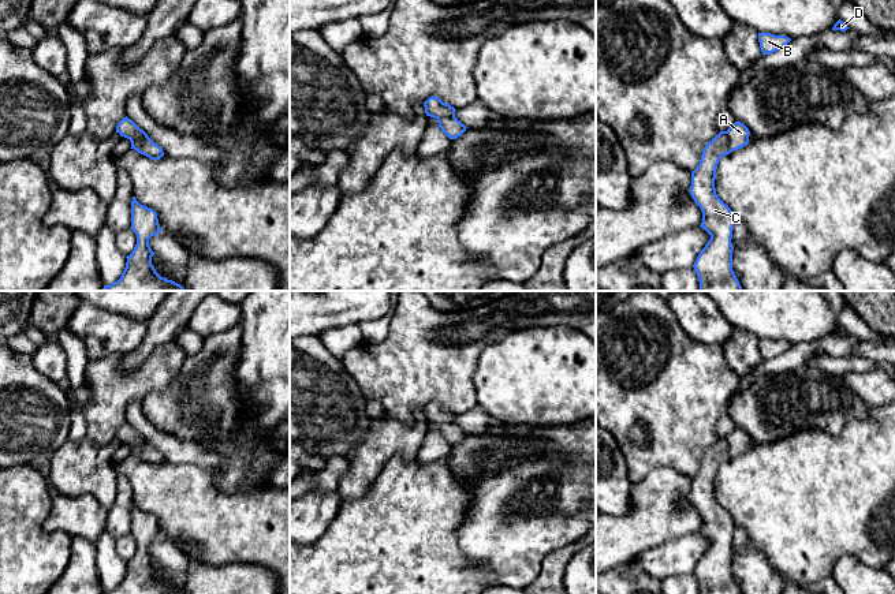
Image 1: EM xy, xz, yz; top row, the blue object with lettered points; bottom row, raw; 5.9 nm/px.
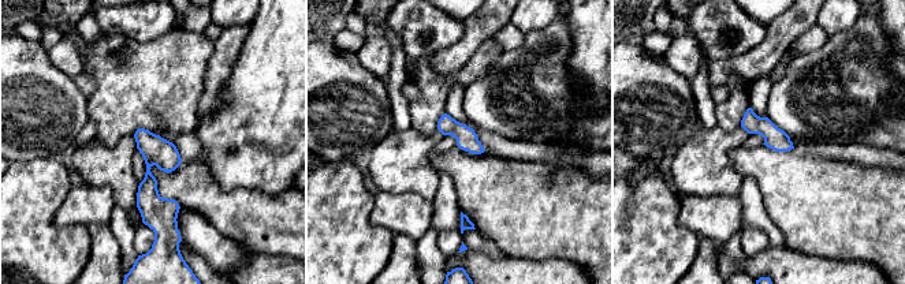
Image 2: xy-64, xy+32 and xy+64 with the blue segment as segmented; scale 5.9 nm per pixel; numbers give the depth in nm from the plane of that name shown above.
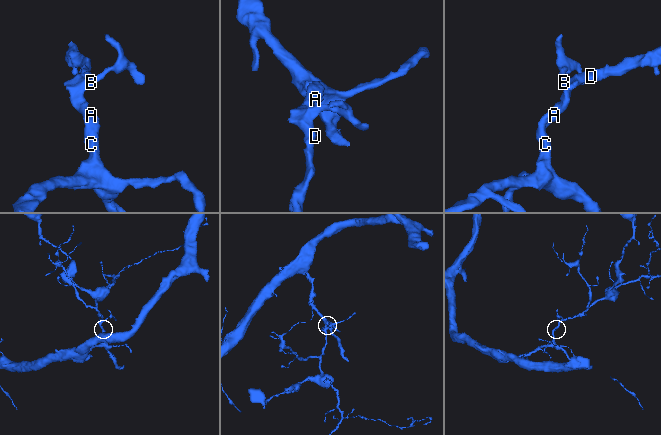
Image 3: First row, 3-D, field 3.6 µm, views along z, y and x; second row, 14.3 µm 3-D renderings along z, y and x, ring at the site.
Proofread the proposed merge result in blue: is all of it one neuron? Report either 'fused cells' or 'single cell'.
single cell

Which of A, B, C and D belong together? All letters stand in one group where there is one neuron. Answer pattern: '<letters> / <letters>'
A B C D

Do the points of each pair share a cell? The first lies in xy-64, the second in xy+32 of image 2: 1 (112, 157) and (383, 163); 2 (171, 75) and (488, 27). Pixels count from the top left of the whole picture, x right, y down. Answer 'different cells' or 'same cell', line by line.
1: same cell
2: different cells

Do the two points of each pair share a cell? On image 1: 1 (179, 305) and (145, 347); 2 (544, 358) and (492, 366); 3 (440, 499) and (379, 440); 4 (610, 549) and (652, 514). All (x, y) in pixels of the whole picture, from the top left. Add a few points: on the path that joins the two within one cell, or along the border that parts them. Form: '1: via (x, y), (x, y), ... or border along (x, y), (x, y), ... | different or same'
1: via (172, 316), (156, 336) | same
2: via (532, 366), (504, 366) | same
3: border along (416, 456), (406, 462), (395, 455), (375, 481) | different
4: via (621, 538), (633, 533), (641, 525) | same

